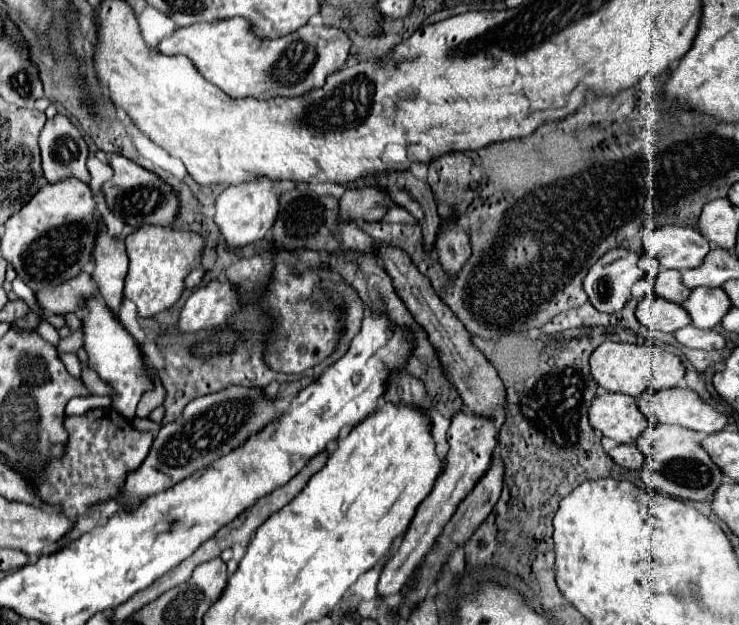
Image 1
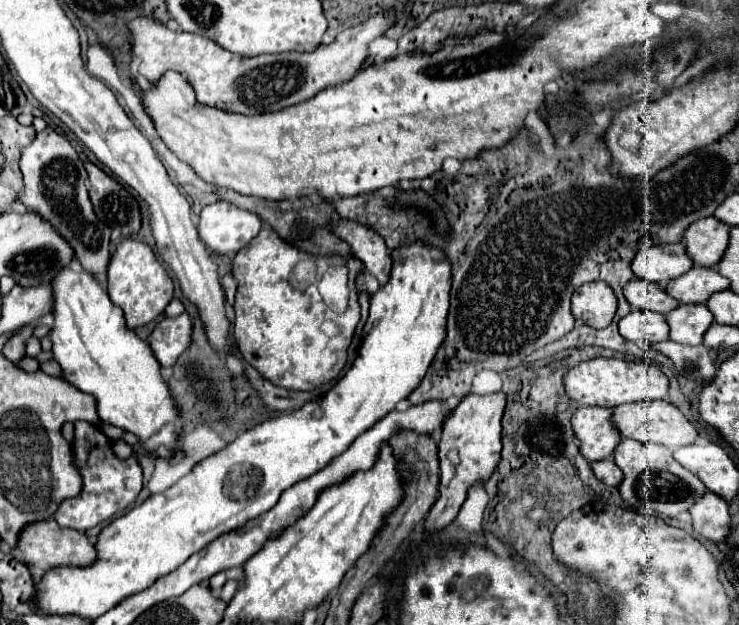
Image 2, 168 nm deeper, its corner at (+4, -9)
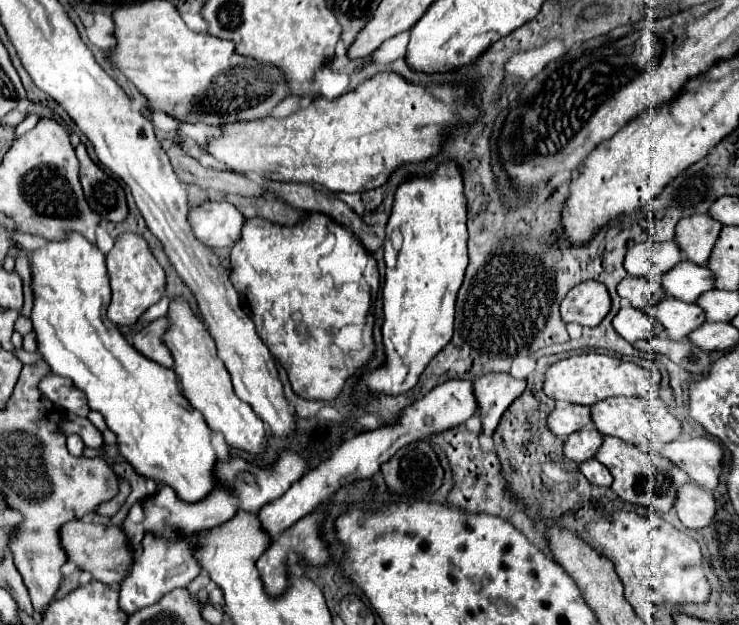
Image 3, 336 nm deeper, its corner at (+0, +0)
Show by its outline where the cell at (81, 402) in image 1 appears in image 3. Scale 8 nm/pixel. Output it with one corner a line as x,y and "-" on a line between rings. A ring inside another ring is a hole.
69,435
66,439
66,444
71,454
75,456
82,456
85,445
79,435

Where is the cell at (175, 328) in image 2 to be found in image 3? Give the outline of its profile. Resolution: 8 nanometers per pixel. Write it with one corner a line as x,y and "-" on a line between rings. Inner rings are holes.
159,317
159,319
151,321
147,327
143,327
139,333
135,333
135,337
133,337
135,349
139,349
145,357
157,361
163,367
173,365
173,355
163,341
163,335
167,333
167,329
169,329
169,319

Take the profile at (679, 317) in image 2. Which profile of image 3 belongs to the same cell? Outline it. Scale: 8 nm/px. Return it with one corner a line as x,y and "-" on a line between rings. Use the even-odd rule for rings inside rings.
665,297
661,303
657,303
651,317
667,329
667,335
673,341
687,339
691,331
705,323
705,313
697,303
677,301
673,297

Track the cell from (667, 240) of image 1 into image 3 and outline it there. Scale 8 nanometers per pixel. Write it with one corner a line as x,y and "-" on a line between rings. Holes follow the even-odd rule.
675,241
667,243
635,243
625,255
625,269
629,275
647,277
649,281
661,283
663,273
673,269
683,259
681,249

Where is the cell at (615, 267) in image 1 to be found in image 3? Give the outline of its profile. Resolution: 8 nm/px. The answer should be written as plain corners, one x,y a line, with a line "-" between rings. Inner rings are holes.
583,281
575,285
561,303
565,323
581,323
585,327
599,325
611,309
607,287
599,281

